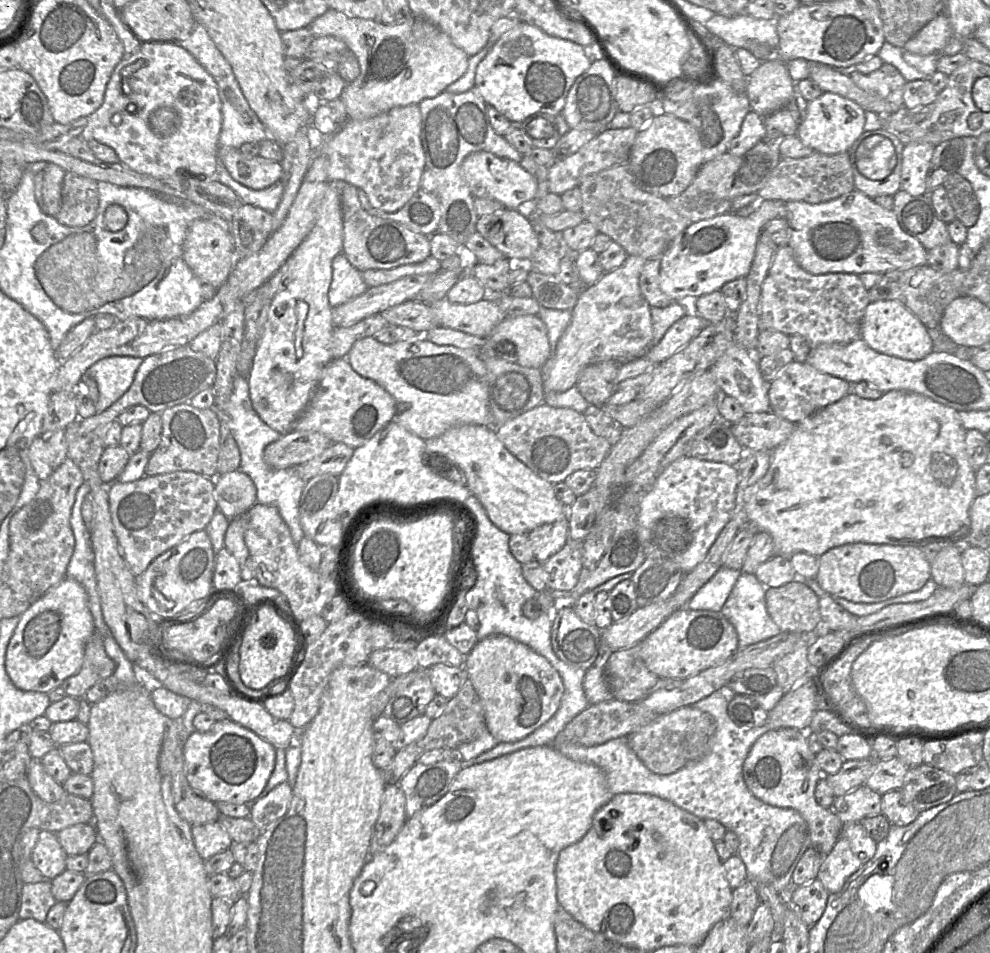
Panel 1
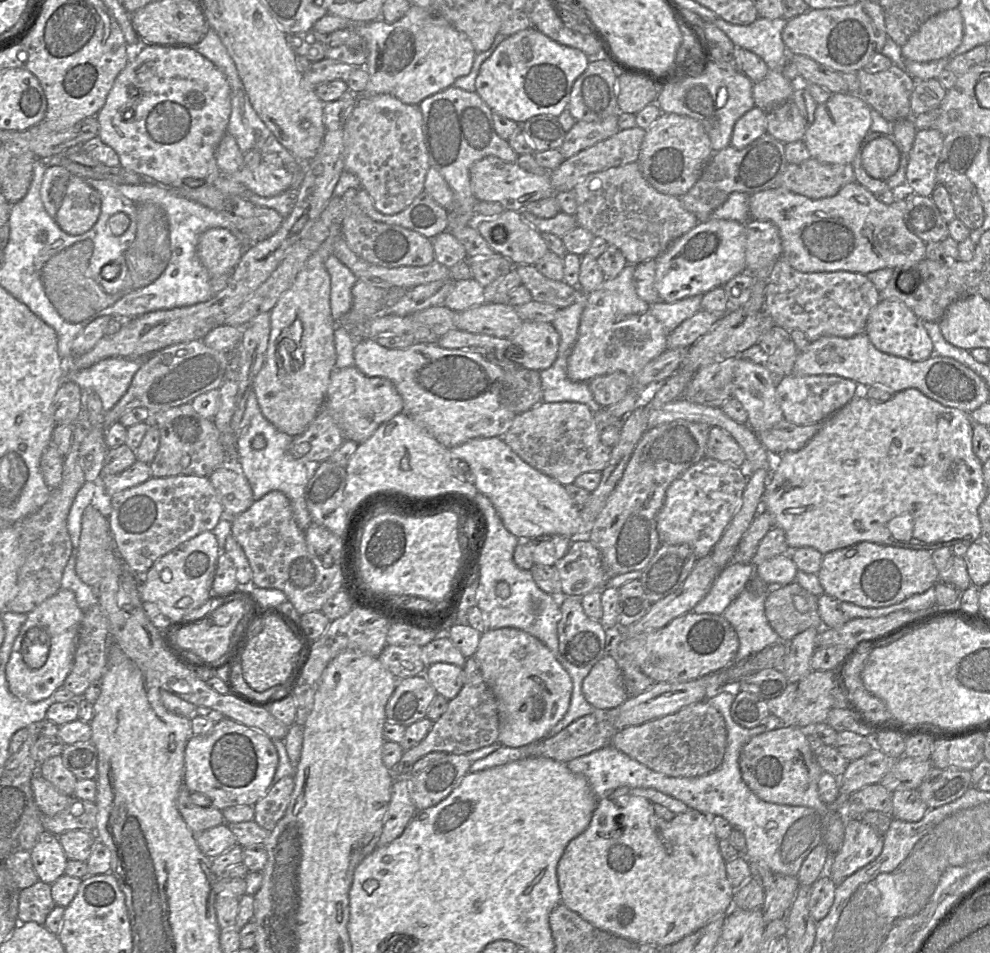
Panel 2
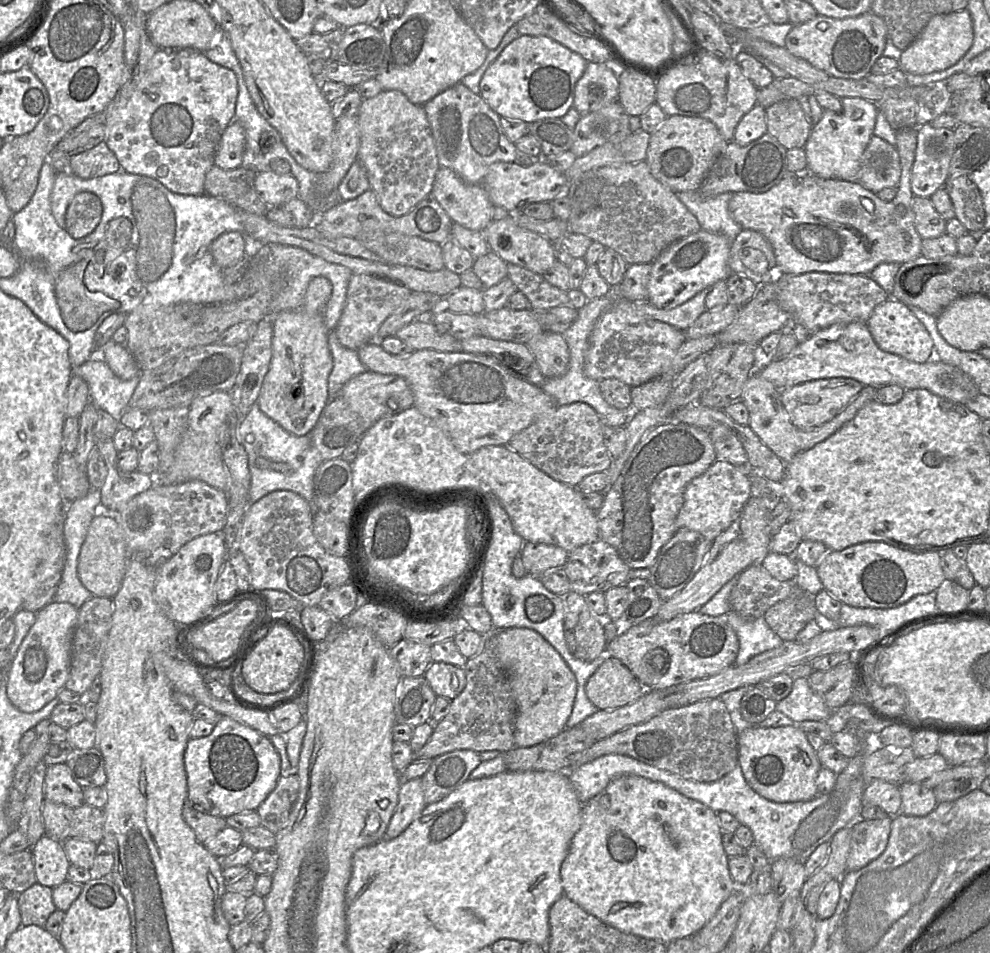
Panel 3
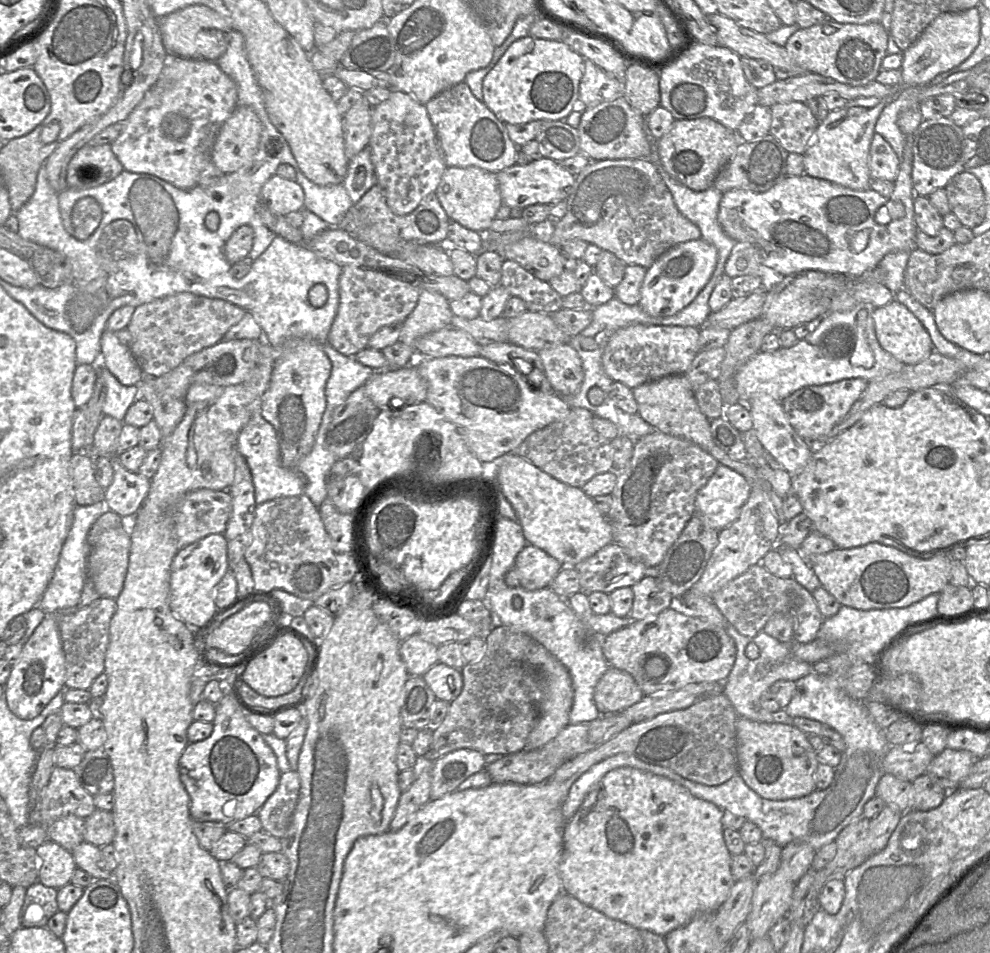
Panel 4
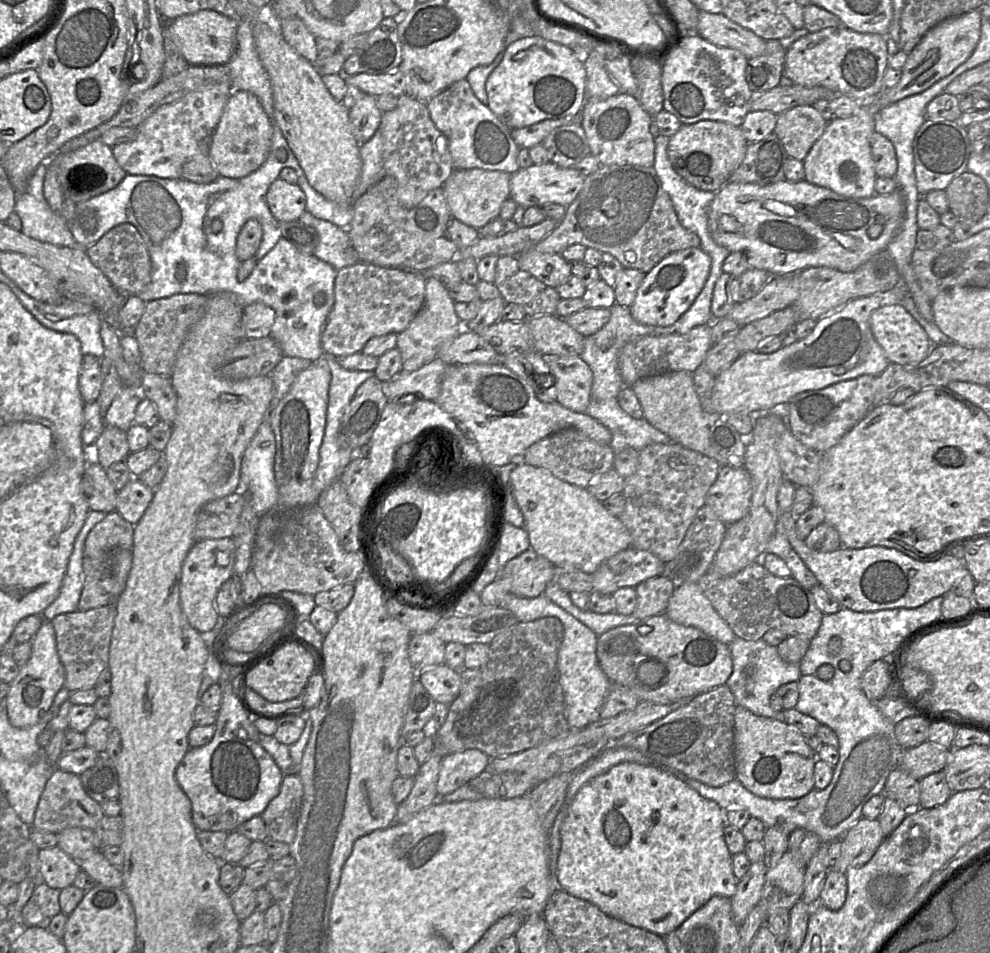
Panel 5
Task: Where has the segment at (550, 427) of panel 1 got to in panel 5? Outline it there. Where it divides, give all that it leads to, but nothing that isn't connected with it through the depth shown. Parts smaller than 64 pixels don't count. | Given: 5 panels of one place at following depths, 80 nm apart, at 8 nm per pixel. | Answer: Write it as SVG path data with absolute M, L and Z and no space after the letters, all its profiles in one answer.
M574 428L560 430L531 445L523 455L524 463L544 468L555 477L586 488L589 481L613 467L614 452L609 445L599 444Z

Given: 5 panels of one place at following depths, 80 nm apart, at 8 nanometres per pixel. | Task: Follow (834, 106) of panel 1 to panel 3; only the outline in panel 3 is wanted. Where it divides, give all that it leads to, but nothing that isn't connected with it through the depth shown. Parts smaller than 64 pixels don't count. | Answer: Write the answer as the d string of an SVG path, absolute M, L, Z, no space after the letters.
M845 97L841 99L842 111L825 110L821 120L812 127L804 146L807 169L811 174L823 179L858 181L862 156L874 135L877 103L863 98Z

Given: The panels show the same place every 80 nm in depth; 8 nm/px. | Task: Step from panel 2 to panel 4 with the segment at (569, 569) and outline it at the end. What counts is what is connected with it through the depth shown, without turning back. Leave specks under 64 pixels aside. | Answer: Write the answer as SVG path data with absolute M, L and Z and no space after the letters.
M612 542L574 568L578 572L582 591L609 594L617 588L632 587L645 577L647 567Z

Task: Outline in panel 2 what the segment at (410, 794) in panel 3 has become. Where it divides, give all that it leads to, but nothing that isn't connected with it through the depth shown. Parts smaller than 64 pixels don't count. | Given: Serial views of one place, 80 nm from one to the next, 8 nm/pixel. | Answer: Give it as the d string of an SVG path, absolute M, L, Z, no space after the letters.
M396 778L391 788L391 801L377 847L384 847L402 835L417 812L408 788L407 778Z

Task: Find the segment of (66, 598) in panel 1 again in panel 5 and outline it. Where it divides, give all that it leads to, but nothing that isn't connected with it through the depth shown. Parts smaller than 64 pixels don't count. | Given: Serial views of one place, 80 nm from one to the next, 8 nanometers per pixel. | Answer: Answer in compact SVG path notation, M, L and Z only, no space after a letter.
M43 621L31 643L31 656L9 684L8 694L3 700L11 725L20 729L29 728L40 721L50 709L56 694L64 687L65 681L65 669L57 652L56 635L51 621Z

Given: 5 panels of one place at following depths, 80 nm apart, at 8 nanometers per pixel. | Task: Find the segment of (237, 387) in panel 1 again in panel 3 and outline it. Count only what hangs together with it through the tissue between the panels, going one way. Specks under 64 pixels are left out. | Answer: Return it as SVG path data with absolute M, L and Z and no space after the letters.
M255 402L238 426L237 439L248 457L250 504L273 491L288 490L299 494L309 503L313 516L320 511L314 502L313 480L317 468L324 461L313 446L310 434L295 436L285 431L262 413Z

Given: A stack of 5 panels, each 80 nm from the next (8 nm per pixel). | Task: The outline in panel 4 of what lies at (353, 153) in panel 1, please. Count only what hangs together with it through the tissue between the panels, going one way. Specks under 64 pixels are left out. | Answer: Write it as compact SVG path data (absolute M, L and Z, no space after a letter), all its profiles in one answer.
M391 90L388 99L371 108L371 124L368 145L377 184L382 187L394 214L409 214L425 196L436 191L447 168L426 107L405 92Z

